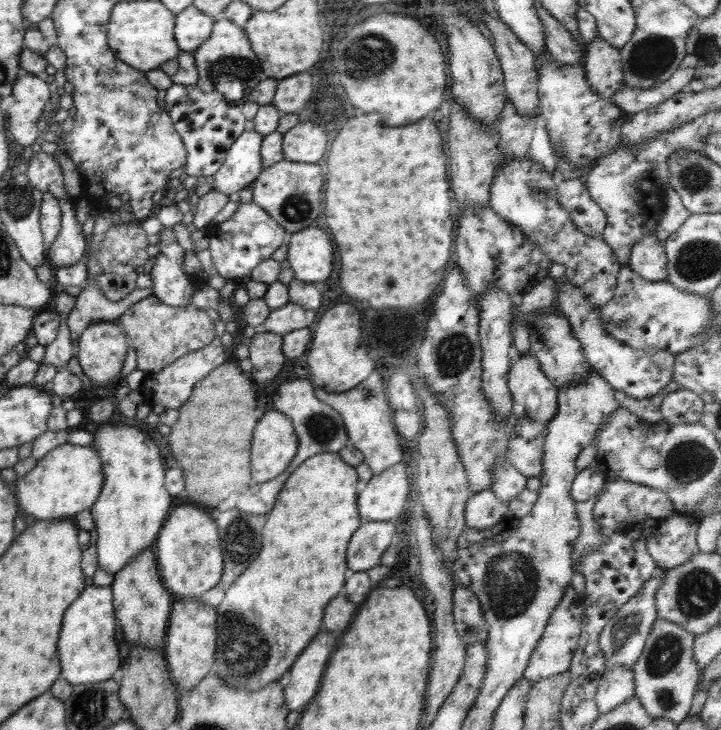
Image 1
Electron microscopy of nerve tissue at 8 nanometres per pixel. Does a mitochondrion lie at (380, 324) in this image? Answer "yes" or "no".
no

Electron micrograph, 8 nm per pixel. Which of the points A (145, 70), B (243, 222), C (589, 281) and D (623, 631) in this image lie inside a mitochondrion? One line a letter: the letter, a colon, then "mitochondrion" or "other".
A: other
B: other
C: other
D: mitochondrion

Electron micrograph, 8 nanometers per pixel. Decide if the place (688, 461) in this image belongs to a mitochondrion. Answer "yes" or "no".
yes

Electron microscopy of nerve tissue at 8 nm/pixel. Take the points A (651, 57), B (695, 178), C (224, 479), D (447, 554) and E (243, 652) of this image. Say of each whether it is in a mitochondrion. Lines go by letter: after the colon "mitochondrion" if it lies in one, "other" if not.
A: mitochondrion
B: mitochondrion
C: other
D: other
E: mitochondrion

